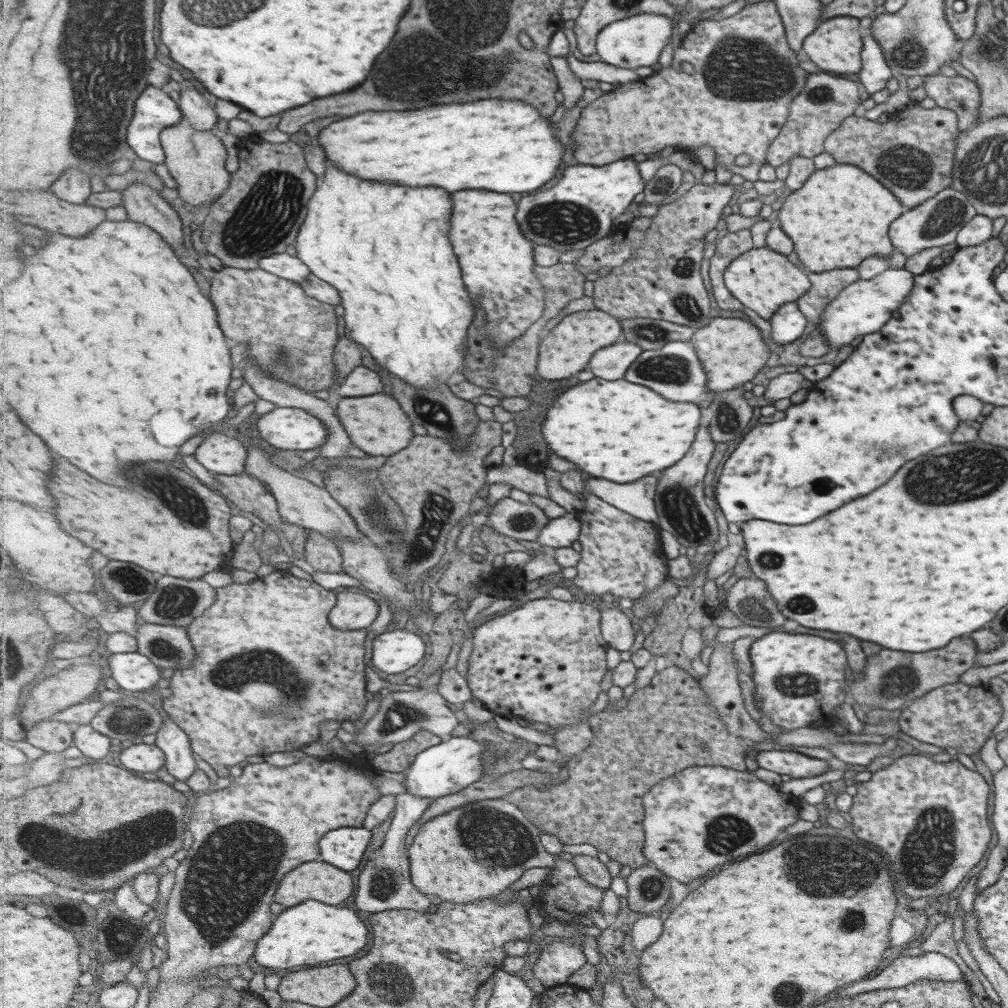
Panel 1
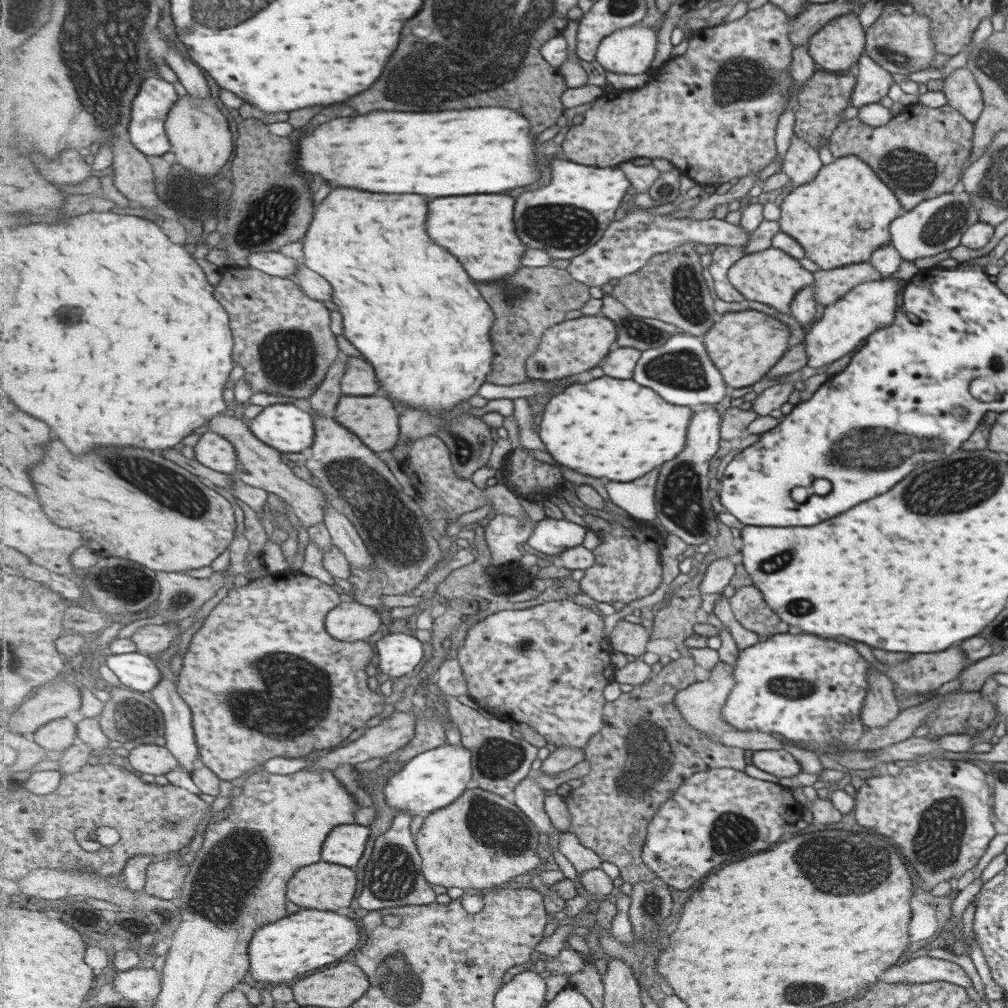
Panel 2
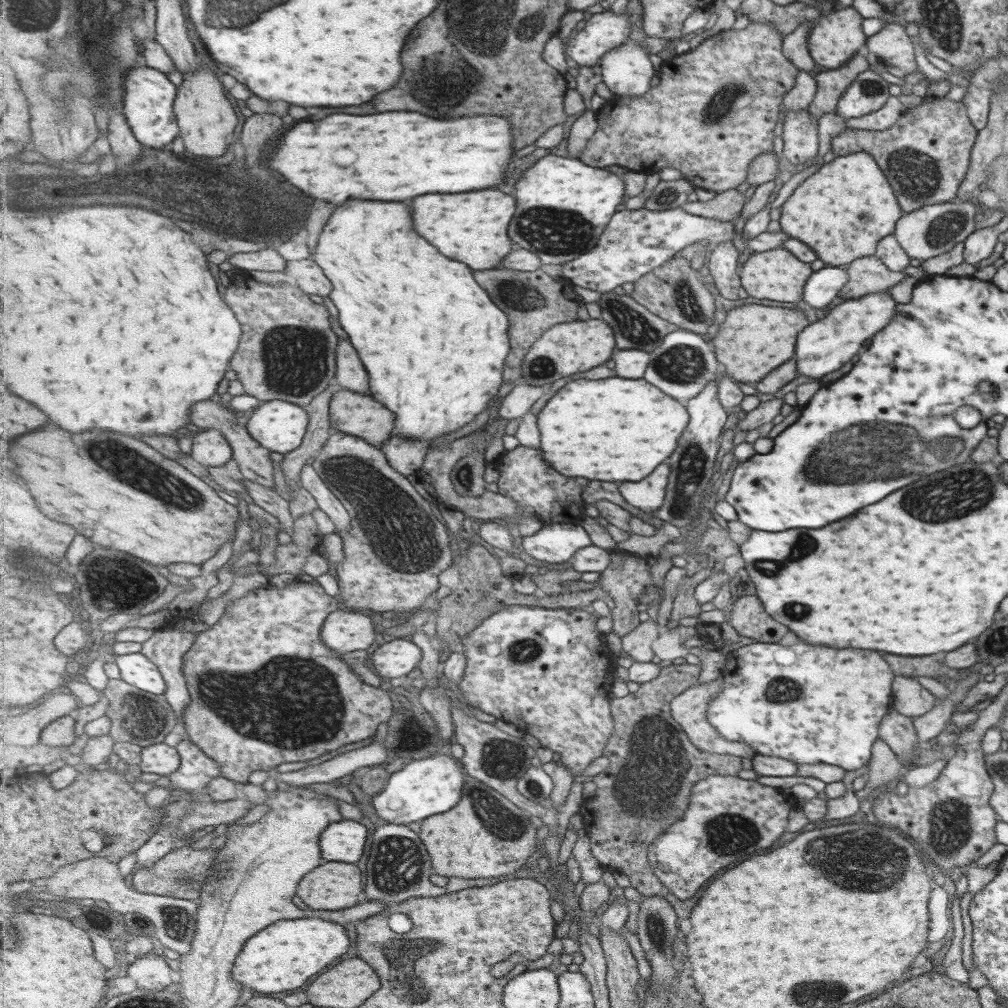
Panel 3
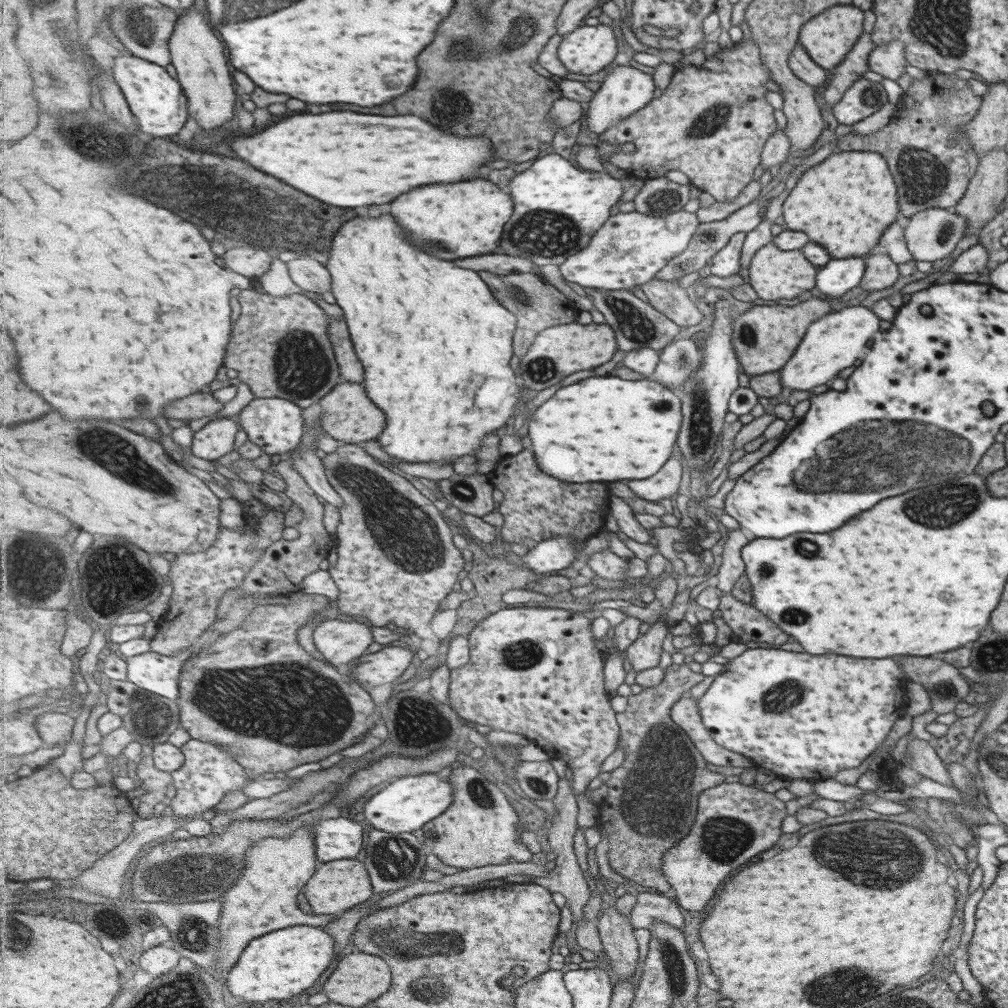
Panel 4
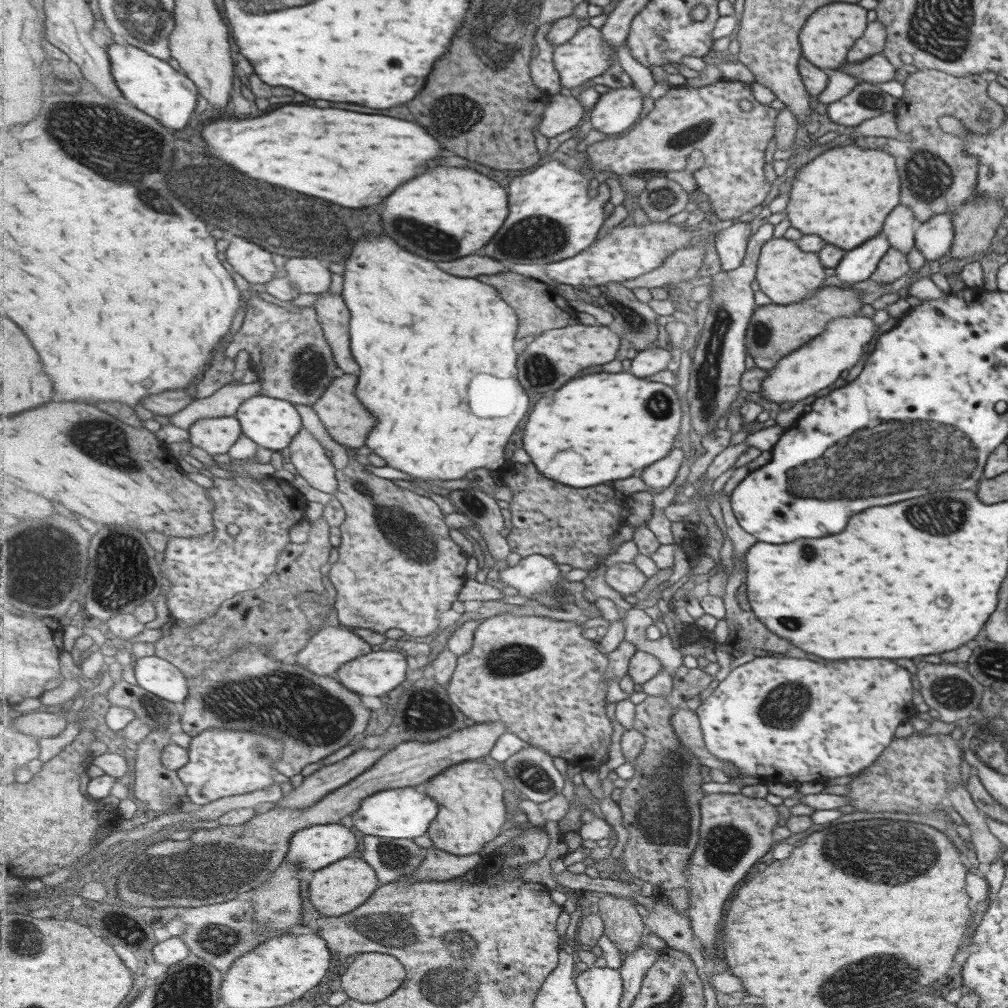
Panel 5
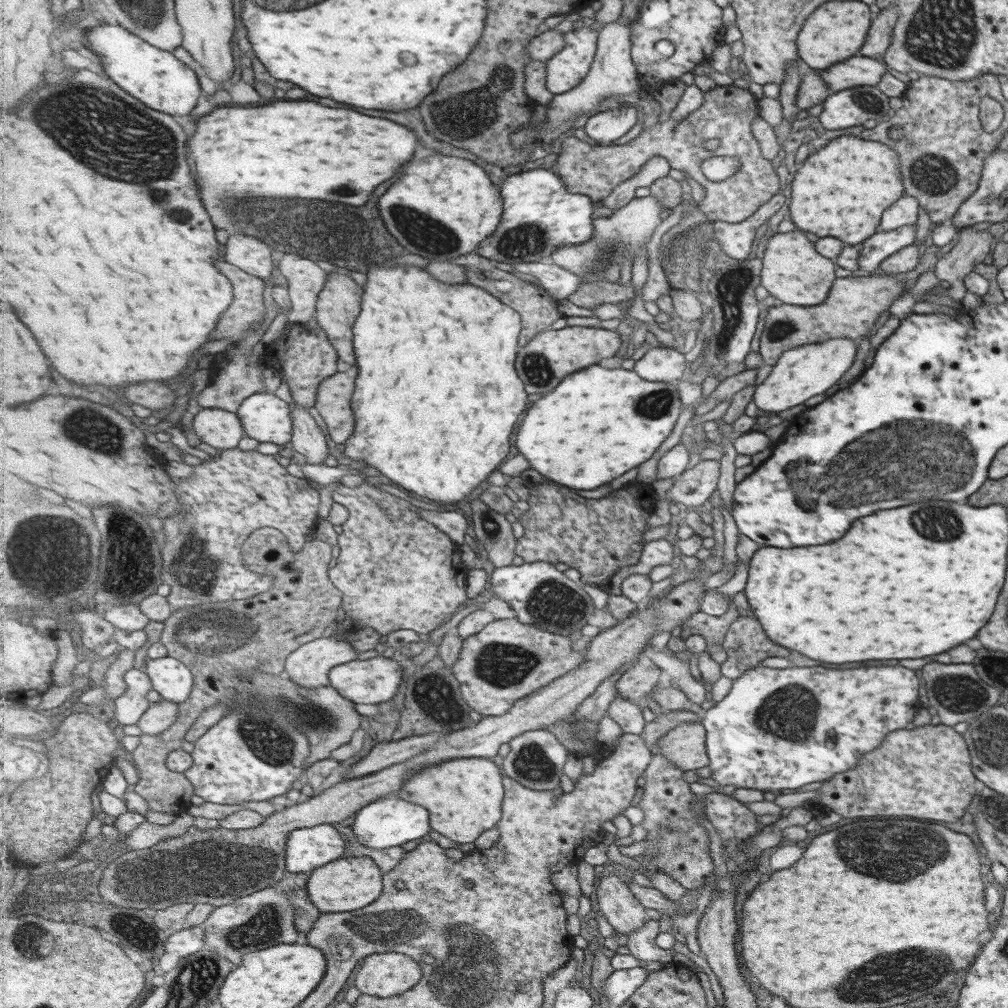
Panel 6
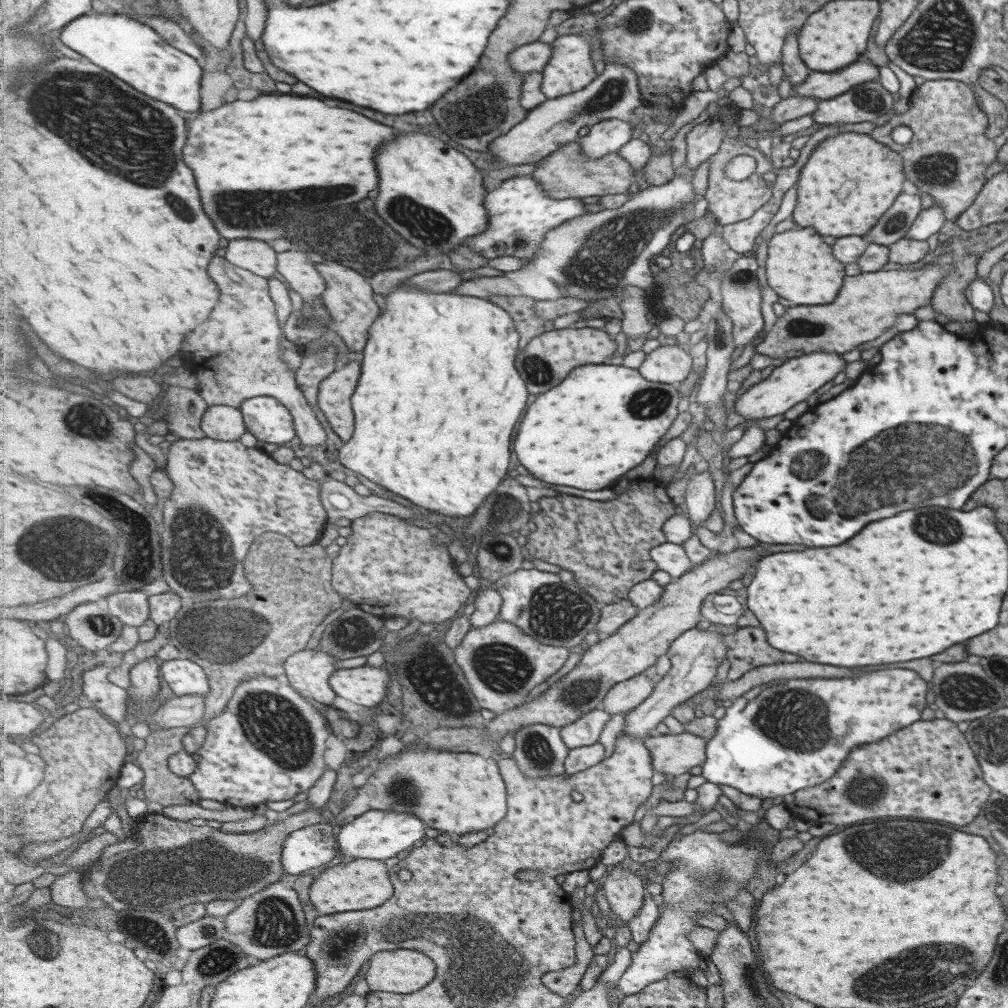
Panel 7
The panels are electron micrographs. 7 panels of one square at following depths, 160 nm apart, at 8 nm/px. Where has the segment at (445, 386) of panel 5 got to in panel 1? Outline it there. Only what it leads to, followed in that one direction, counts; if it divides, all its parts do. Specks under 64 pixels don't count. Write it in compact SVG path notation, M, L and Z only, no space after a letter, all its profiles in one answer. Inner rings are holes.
M329 164L325 178L311 198L311 212L296 242L298 257L311 272L341 292L347 338L364 347L390 374L411 386L438 388L453 374L466 370L470 330L477 318L459 260L449 242L451 194L443 188L403 188L375 184L345 174Z

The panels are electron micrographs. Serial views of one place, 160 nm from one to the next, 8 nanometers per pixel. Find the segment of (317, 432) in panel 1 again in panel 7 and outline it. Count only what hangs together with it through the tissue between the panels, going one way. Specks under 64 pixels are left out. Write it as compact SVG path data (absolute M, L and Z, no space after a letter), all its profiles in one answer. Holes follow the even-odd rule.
M275 397L247 399L241 410L247 430L260 441L283 445L298 436L290 408Z

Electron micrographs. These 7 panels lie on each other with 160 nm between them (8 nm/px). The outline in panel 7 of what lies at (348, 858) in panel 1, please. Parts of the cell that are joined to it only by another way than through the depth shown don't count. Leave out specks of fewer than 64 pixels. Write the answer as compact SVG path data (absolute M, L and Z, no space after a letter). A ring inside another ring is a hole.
M321 822L293 832L282 852L282 864L288 876L301 876L307 870L331 862L339 854L338 828Z

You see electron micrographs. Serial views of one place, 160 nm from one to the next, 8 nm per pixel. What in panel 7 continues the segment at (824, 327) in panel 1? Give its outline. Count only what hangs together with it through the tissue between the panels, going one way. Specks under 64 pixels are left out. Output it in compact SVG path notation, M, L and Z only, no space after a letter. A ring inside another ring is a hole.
M807 353L788 359L776 366L770 375L750 386L734 401L734 411L741 415L745 421L759 420L783 414L797 402L805 400L811 392L815 392L819 386L829 382L839 370L844 370L845 362L837 356L837 353Z

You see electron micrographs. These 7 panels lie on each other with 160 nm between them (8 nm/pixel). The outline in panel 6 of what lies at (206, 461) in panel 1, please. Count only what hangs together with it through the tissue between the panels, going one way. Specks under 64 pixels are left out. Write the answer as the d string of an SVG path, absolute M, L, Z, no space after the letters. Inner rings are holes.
M203 408L194 416L192 426L202 442L217 450L237 448L246 435L238 414L222 408Z

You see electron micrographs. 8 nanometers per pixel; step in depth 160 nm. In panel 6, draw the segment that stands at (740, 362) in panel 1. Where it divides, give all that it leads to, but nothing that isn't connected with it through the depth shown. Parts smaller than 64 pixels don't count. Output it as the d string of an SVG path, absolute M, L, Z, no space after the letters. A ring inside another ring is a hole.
M893 275L846 277L835 280L831 285L831 296L814 307L799 307L779 304L767 308L763 329L759 334L757 354L763 364L778 363L778 357L787 350L802 345L821 343L830 338L850 338L855 341L866 334L877 320L878 315L887 311L893 300L897 300L905 291L904 281Z

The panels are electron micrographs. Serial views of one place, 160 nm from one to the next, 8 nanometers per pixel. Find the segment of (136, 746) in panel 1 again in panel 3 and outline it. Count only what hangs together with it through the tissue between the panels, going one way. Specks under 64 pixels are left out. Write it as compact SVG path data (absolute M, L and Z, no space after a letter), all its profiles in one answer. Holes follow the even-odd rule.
M155 743L143 749L141 765L138 765L143 773L153 773L168 777L182 767L182 757L175 746L164 743Z

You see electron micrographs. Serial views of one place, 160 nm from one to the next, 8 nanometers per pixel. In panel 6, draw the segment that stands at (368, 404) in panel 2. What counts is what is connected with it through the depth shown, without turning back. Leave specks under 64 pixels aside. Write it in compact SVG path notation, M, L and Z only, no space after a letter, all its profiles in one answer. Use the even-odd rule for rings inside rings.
M358 365L326 378L319 387L316 407L327 424L331 438L345 444L357 428L353 396L358 380Z

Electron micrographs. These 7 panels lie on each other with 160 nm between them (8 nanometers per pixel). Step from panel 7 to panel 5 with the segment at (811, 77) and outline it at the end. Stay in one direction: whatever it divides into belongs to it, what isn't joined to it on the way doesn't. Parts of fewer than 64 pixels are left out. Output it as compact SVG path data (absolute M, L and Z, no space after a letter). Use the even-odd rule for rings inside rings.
M881 52L875 53L869 59L844 64L839 70L855 79L861 79L863 83L888 82L893 80L893 74L895 74L893 65Z

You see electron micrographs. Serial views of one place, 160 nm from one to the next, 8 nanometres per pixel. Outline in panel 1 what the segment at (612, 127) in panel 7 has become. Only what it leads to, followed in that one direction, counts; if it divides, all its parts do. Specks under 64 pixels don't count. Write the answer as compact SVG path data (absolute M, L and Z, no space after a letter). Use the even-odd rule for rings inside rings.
M650 12L618 20L599 33L596 53L603 63L621 68L635 69L641 66L653 66L659 62L659 56L663 54L663 46L671 36L671 27L673 27L673 20L669 16Z

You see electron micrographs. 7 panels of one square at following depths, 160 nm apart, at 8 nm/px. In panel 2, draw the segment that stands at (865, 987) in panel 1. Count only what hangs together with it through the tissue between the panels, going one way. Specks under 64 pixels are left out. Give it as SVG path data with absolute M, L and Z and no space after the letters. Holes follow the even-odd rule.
M928 955L911 958L900 966L905 972L905 980L899 983L945 981L962 986L971 986L969 977L956 963L931 958Z

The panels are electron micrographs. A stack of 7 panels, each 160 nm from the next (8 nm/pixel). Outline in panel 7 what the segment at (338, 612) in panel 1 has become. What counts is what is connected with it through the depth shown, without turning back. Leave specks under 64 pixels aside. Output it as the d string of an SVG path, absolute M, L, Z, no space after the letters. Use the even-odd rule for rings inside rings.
M315 647L291 655L283 667L291 685L303 696L316 704L332 705L338 697L330 683L337 660L330 652Z

